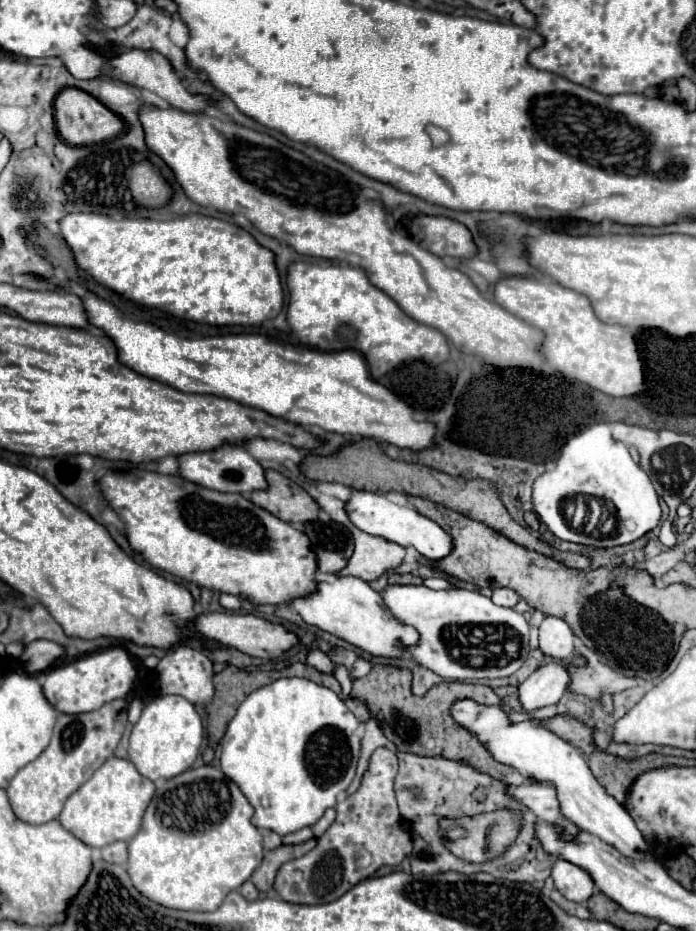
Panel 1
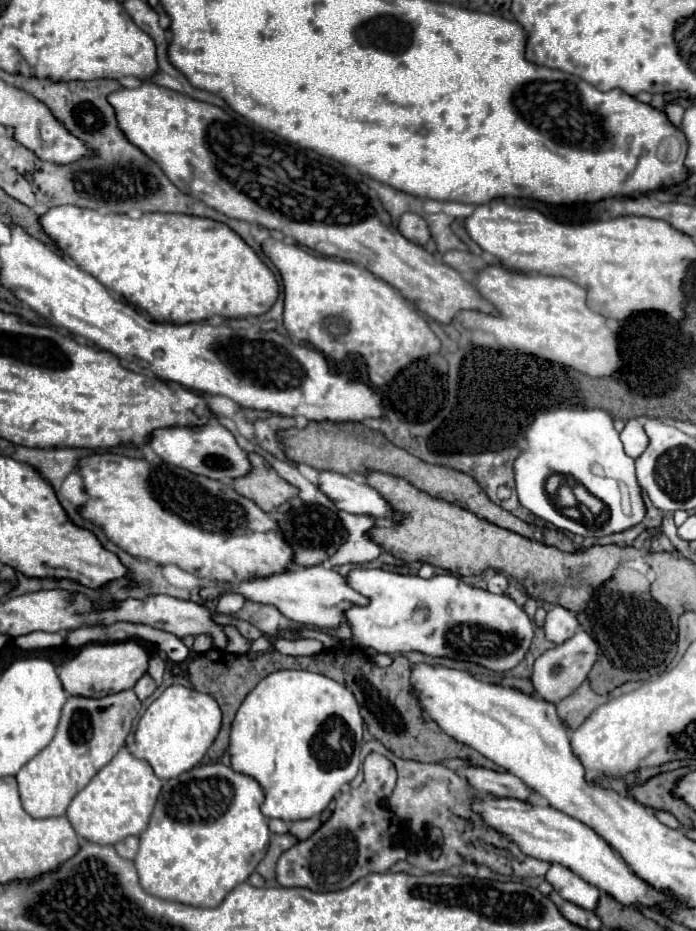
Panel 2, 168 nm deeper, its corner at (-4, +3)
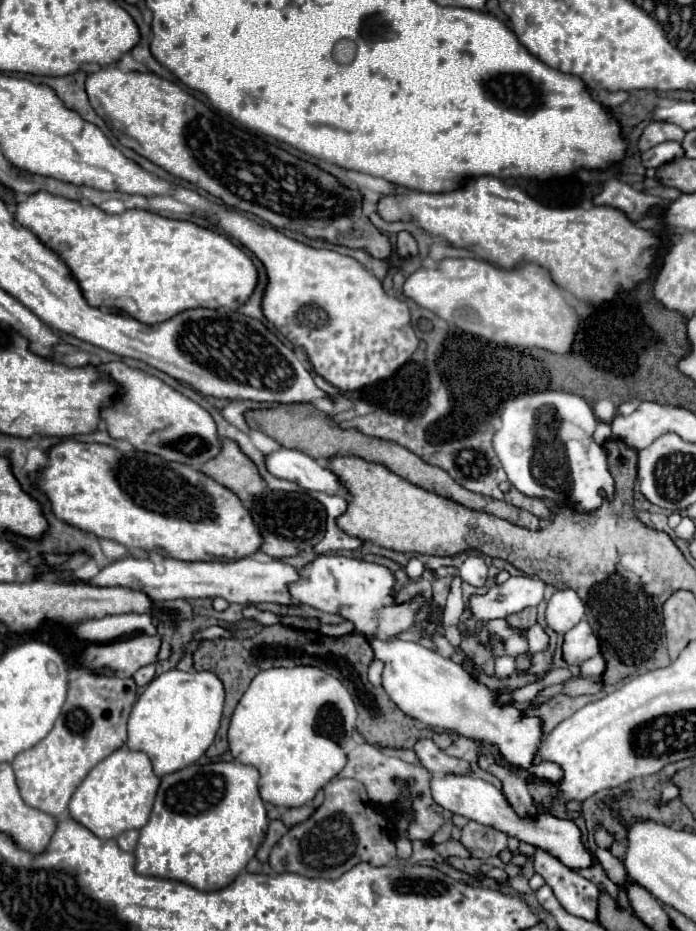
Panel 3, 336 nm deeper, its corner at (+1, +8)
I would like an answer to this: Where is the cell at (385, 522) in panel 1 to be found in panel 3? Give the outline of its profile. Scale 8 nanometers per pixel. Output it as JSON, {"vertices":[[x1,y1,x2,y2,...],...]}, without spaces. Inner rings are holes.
{"vertices":[[280,449,266,457,268,471,280,479,298,483,308,491,322,491,326,495,346,493,342,481,322,463,296,449]]}

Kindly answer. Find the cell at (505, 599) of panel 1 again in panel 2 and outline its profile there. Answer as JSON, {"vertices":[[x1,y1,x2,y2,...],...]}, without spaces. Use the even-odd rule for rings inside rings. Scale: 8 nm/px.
{"vertices":[[495,574,495,576,491,576,491,578,487,580,487,590,493,592,493,594,503,594,505,588,507,588,507,584,509,584,509,578,507,578,507,576]]}

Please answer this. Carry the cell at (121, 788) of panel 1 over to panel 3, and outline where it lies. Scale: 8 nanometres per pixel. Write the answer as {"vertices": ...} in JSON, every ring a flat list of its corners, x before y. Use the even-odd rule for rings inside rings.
{"vertices":[[122,747,100,761,78,785,70,799,68,815,96,837,116,839,124,831,142,829,146,825,158,785,160,779,154,775,148,755]]}

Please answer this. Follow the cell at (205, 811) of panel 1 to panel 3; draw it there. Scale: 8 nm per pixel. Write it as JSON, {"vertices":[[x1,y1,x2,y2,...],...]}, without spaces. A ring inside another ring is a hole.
{"vertices":[[238,761,190,765,162,777,148,823,136,845,136,873,182,881,198,891,230,885,256,855,268,817,258,795,258,769]]}

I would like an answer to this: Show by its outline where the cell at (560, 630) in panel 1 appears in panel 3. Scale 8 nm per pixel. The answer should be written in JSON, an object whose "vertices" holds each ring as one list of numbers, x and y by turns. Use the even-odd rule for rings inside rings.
{"vertices":[[562,589,550,597,546,607,546,623,554,633,564,635,582,619,584,619,584,603,576,595,576,591]]}

